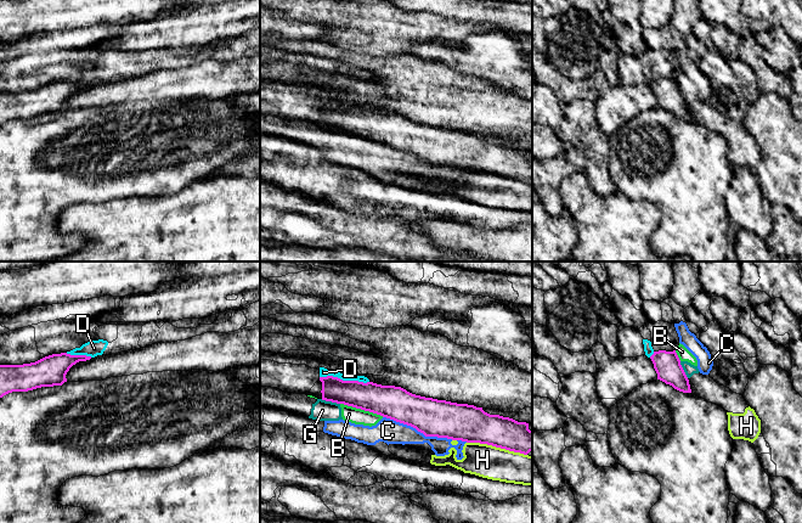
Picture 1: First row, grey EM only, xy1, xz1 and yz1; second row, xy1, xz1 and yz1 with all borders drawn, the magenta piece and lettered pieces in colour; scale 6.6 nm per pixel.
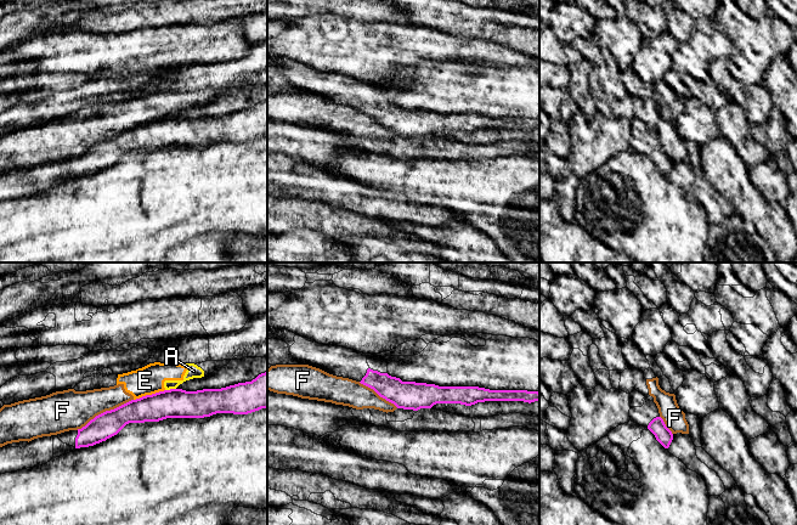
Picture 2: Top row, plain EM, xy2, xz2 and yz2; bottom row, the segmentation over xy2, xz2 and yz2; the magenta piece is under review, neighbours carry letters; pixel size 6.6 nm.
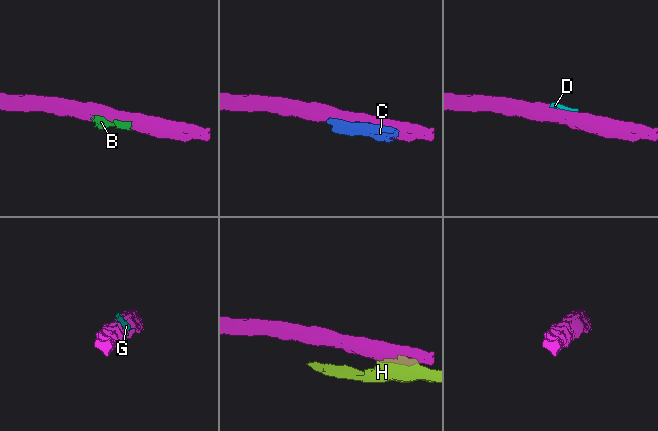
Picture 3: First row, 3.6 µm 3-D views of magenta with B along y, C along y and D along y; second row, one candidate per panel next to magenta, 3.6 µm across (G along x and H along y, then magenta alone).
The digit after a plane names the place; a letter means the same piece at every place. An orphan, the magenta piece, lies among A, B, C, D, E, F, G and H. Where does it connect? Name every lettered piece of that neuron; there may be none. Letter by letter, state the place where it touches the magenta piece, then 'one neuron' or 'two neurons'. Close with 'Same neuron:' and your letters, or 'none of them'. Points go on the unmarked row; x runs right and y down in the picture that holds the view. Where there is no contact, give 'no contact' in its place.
A: xy2 (170, 117) | two neurons
B: xz1 (362, 136) | two neurons
C: xz1 (418, 158) | two neurons
D: xz1 (344, 108) | two neurons
E: xy2 (148, 123) | two neurons
F: xy2 (106, 139) | two neurons
G: xz1 (331, 128) | two neurons
H: xz1 (497, 174) | two neurons
Same neuron: none of them

